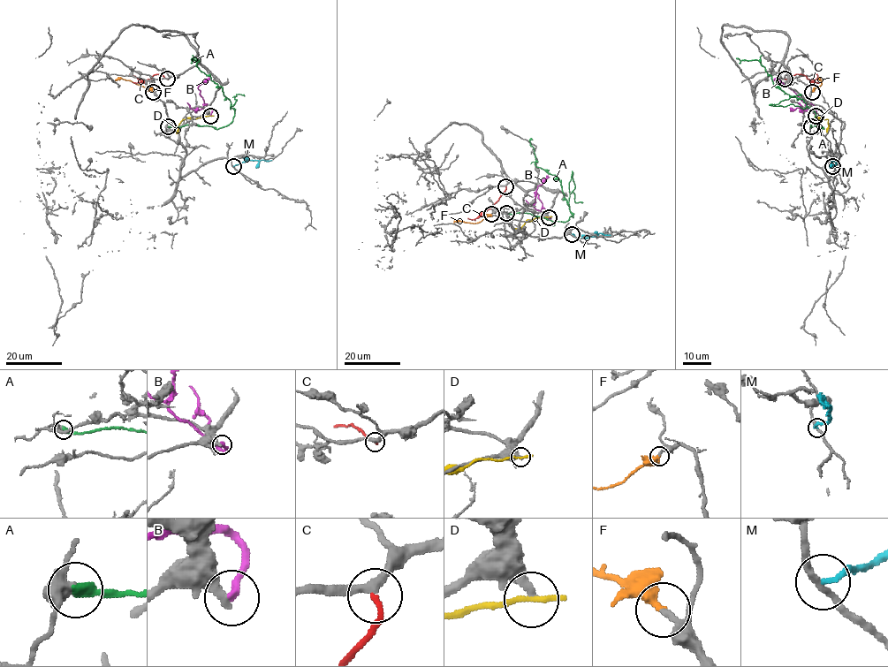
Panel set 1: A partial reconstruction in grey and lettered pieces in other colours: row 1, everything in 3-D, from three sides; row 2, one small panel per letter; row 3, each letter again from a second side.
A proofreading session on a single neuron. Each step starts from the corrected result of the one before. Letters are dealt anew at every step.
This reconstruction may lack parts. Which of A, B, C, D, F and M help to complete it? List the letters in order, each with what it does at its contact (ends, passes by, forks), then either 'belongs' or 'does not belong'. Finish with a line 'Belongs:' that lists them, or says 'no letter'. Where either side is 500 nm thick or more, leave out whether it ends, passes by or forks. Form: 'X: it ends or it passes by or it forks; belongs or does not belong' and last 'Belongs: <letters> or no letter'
A: it ends; does not belong
B: it ends; does not belong
C: it ends; belongs
D: it ends; does not belong
F: it ends; belongs
M: it ends; does not belong
Belongs: C, F

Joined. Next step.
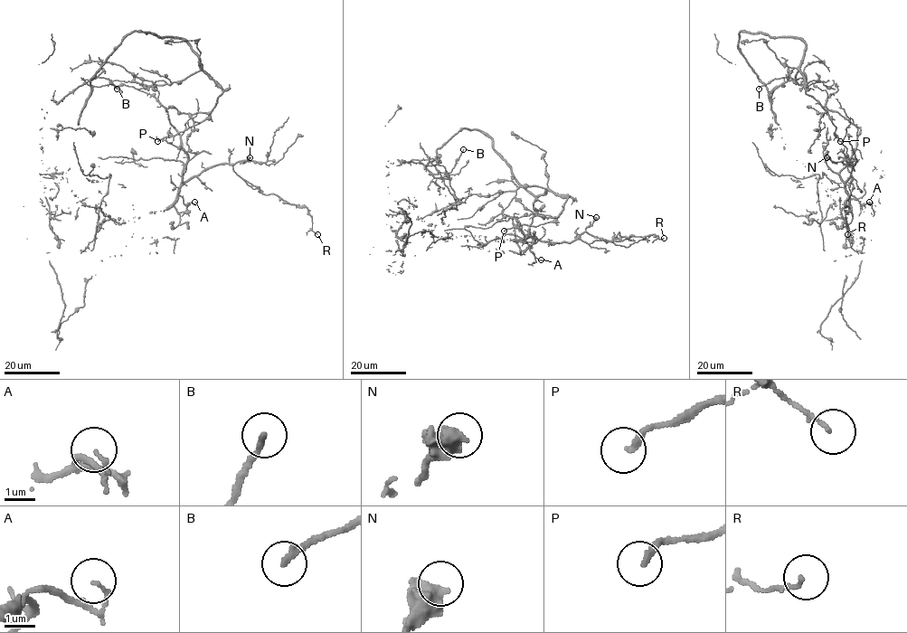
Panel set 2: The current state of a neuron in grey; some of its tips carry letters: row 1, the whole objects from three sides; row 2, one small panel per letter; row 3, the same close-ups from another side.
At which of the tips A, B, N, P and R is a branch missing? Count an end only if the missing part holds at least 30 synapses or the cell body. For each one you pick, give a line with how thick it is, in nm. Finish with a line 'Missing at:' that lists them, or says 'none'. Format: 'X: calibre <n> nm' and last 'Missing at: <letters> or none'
P: calibre 220 nm
Missing at: P

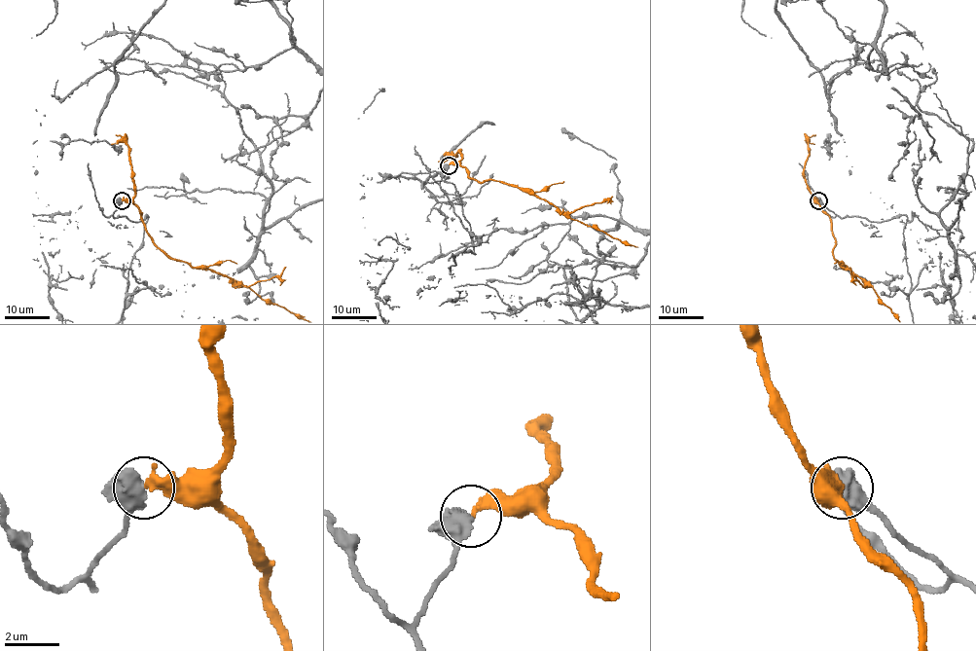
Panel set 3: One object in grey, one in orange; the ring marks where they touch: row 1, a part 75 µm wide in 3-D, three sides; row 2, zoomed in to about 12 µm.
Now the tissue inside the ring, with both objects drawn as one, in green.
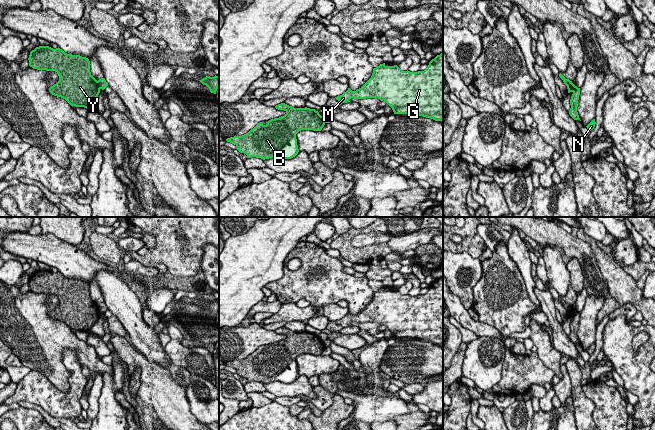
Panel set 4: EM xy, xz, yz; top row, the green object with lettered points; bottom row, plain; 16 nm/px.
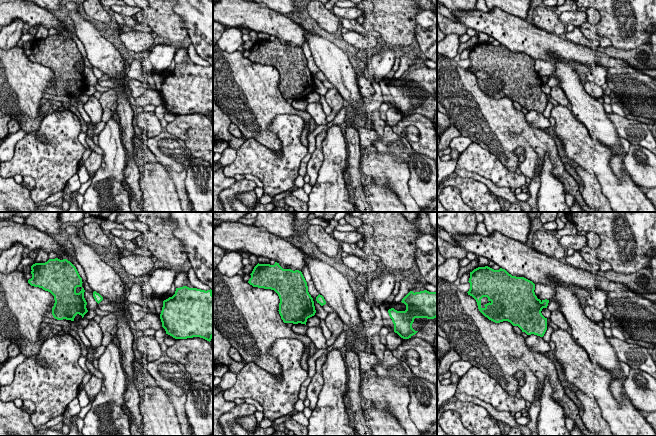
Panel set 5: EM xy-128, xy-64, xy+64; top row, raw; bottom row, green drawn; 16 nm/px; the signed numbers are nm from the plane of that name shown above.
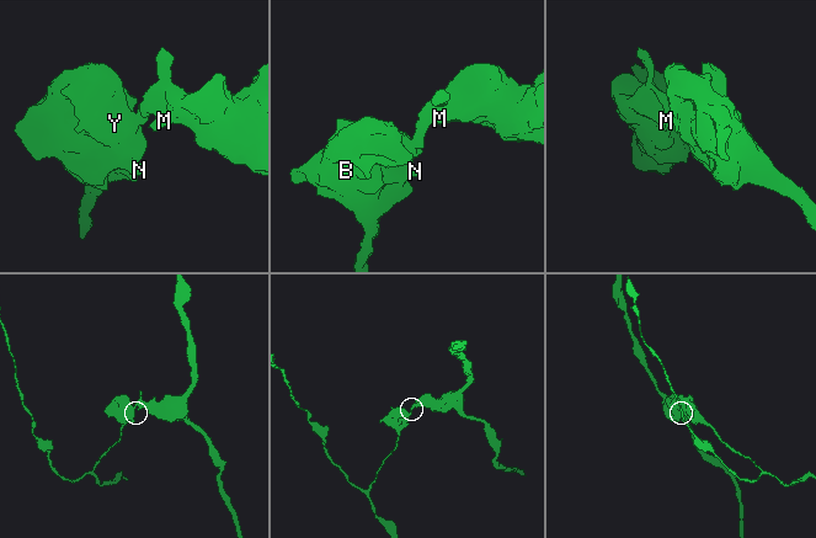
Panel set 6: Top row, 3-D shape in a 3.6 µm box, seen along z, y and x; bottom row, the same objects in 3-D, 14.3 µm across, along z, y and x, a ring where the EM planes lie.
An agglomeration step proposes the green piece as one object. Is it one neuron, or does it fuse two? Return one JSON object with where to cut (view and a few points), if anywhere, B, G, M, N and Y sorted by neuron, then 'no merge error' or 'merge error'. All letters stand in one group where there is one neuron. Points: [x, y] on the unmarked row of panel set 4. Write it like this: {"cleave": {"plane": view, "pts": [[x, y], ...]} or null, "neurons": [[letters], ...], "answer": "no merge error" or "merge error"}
{"cleave": {"plane": "xy", "pts": [[97, 305], [100, 312]]}, "neurons": [["B", "N", "Y"], ["G", "M"]], "answer": "merge error"}

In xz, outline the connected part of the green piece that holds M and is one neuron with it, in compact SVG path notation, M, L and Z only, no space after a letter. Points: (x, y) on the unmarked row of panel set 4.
M443 277L437 279L429 286L424 295L402 295L397 289L386 290L380 288L373 293L371 302L359 313L352 315L350 312L336 324L347 327L351 322L366 323L378 322L386 326L394 338L412 338L435 345L443 344Z

